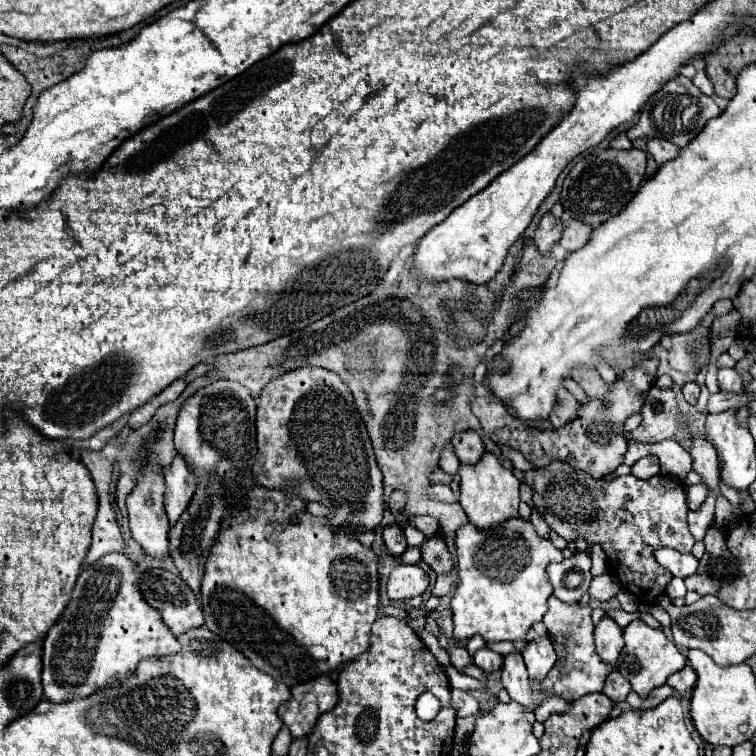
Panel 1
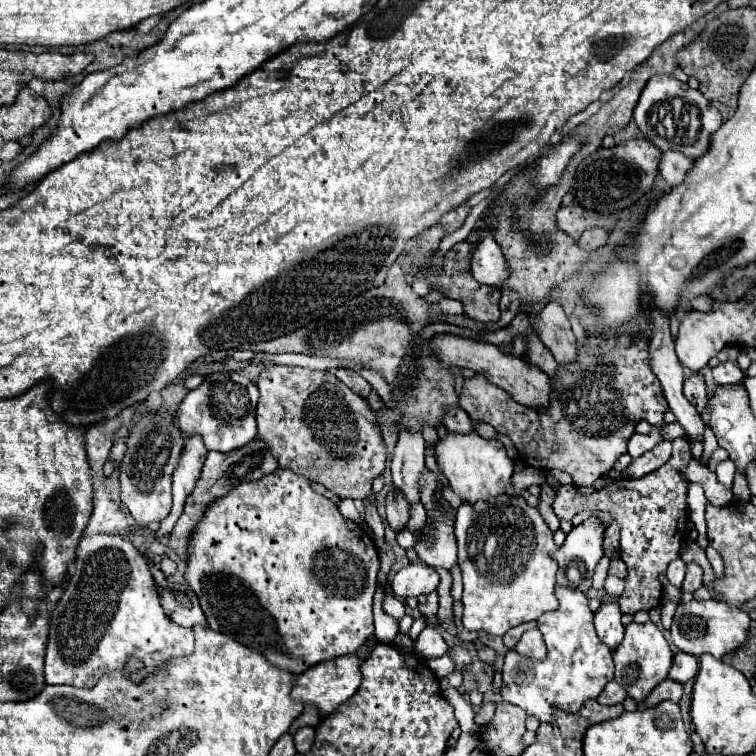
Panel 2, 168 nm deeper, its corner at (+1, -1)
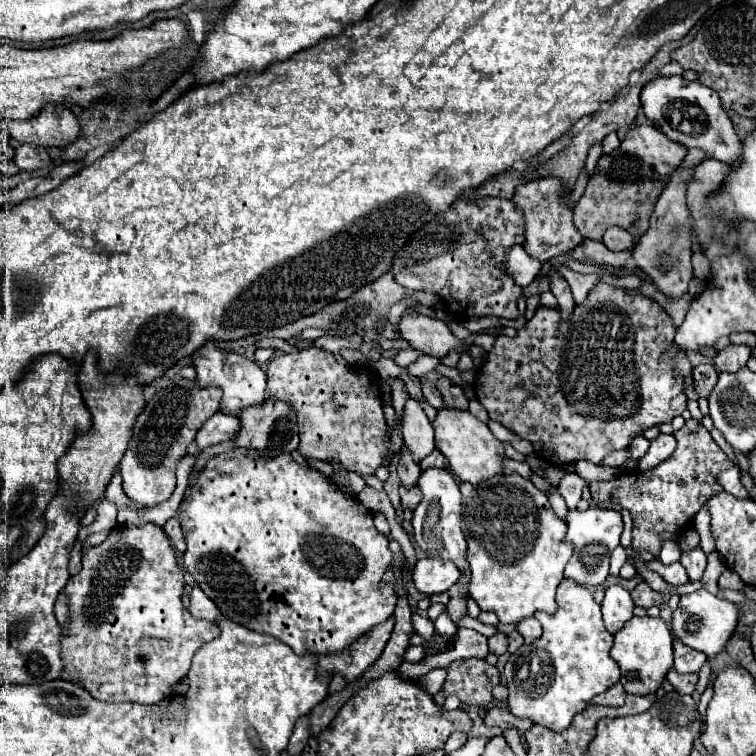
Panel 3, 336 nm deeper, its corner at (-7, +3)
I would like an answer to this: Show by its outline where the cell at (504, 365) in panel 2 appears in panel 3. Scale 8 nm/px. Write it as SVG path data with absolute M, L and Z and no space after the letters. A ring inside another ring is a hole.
M419 312L403 314L399 320L399 332L401 338L415 350L435 358L443 358L451 348L463 346L463 342L451 334L445 322Z

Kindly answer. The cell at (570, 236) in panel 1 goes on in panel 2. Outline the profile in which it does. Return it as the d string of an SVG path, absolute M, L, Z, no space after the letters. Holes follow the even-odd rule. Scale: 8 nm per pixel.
M589 228L581 234L581 238L577 240L577 246L581 246L583 250L597 250L607 242L607 232L603 228Z

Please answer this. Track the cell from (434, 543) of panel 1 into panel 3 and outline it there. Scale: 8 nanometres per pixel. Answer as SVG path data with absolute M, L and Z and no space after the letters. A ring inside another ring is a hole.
M433 450L427 458L423 458L423 460L419 462L419 466L421 466L423 470L427 470L427 468L445 468L445 466L447 466L447 460L445 460L445 456L443 456L439 450Z

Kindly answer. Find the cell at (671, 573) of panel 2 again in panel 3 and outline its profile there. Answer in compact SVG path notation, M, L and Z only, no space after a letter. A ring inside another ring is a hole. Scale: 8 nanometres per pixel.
M653 560L645 561L644 566L647 566L647 568L653 572L657 572L657 574L659 574L667 584L671 584L671 586L681 586L681 584L689 582L689 578L687 578L685 568L681 566L681 562L675 562L675 564L665 566L665 564Z

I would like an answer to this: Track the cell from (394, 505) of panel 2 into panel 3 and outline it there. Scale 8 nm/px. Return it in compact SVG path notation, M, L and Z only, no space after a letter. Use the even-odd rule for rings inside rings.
M407 446L401 448L401 460L399 460L399 466L397 466L397 474L399 474L401 484L405 488L413 488L417 484L419 474L421 474L421 468L419 468L417 462L413 462L413 456L409 454Z

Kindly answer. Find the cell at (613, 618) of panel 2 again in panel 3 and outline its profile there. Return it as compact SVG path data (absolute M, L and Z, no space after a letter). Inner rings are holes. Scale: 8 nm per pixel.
M621 584L609 586L605 590L605 600L601 604L605 628L611 634L617 634L623 628L623 624L633 618L633 608L635 606L633 606L629 590L625 590Z

